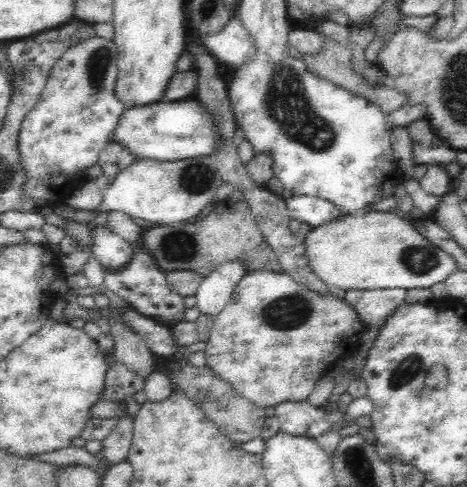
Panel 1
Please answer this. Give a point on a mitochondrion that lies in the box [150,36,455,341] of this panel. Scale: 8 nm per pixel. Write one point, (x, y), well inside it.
(285, 102)

